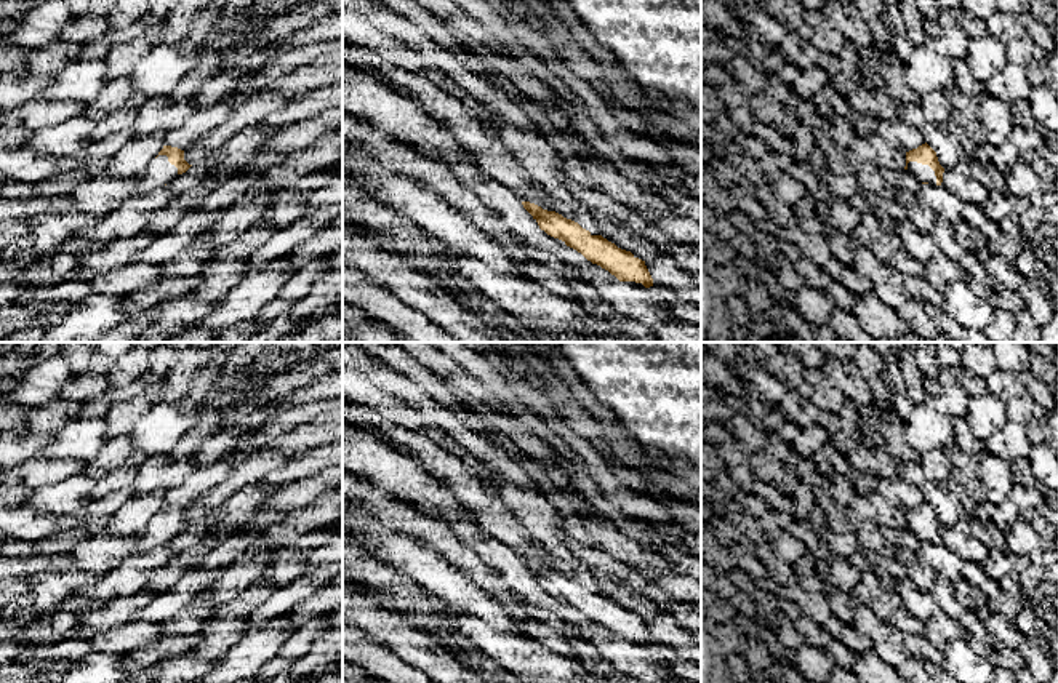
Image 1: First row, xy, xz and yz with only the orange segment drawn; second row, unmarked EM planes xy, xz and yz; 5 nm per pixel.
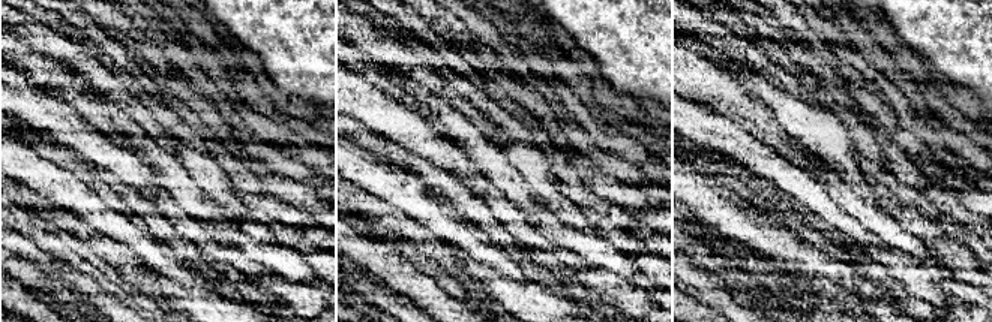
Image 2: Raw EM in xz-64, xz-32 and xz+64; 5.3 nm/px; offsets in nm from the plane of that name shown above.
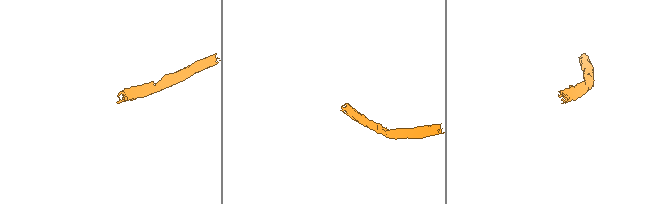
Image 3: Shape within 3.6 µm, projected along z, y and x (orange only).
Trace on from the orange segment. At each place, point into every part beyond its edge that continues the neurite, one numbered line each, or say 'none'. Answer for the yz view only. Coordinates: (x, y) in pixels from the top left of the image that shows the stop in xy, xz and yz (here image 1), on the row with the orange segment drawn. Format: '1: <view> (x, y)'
1: yz (924, 173)

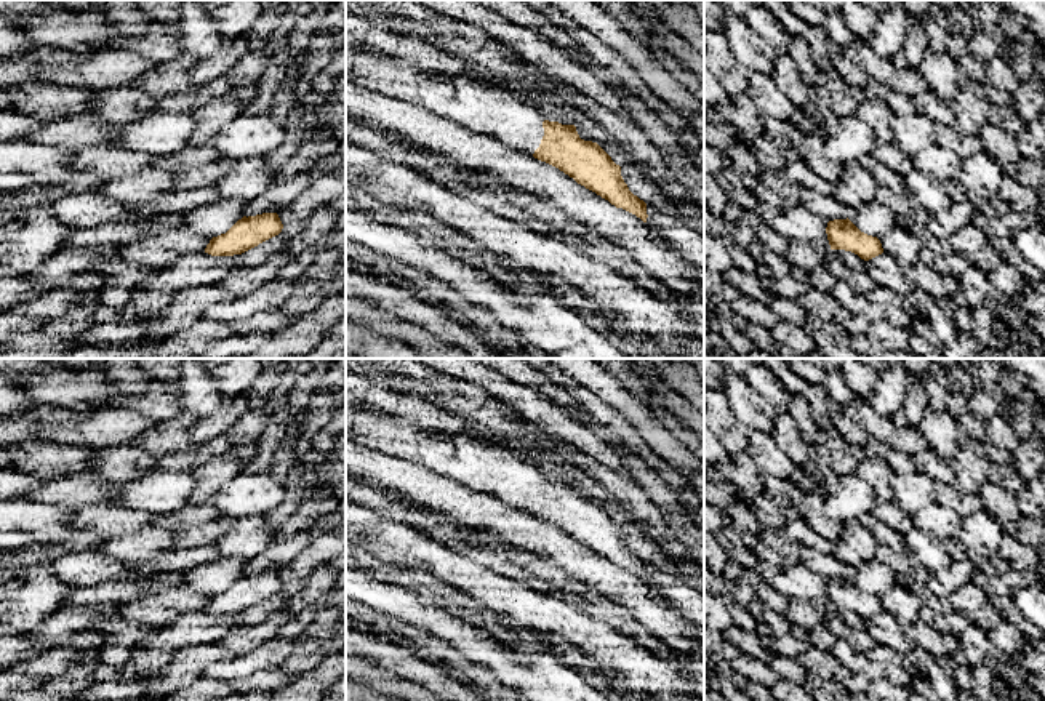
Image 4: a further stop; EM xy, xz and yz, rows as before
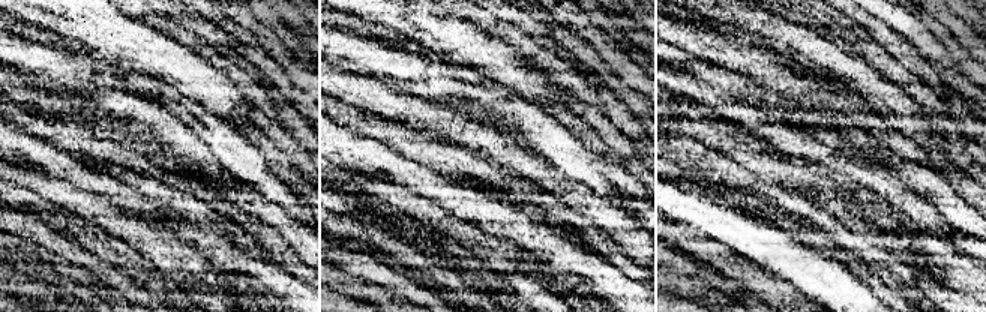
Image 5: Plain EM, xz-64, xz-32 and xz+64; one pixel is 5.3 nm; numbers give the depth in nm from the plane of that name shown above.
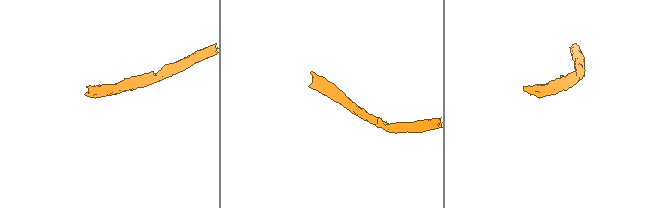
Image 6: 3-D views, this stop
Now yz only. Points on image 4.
none

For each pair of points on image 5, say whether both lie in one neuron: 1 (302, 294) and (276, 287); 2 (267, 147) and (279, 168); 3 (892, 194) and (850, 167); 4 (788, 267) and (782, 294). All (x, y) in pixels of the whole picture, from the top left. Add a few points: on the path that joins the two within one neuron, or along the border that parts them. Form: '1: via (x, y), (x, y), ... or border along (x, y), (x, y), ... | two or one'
1: via (296, 290), (282, 287) | one
2: via (270, 152), (279, 164) | one
3: via (881, 183), (860, 171) | one
4: border along (754, 263), (788, 281), (805, 296) | two

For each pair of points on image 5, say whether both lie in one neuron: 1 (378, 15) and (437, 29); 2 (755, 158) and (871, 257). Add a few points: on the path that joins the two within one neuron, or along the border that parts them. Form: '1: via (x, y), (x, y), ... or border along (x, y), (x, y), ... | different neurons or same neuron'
1: via (393, 15), (422, 15) | same neuron
2: border along (760, 177), (769, 183), (799, 191), (823, 209) | different neurons

